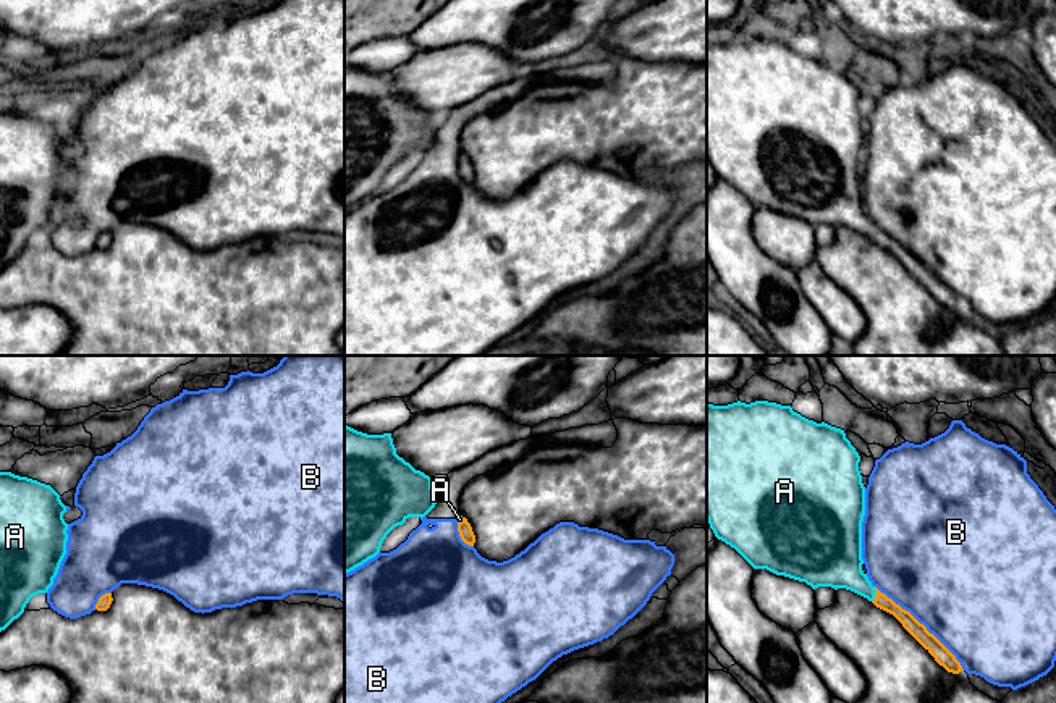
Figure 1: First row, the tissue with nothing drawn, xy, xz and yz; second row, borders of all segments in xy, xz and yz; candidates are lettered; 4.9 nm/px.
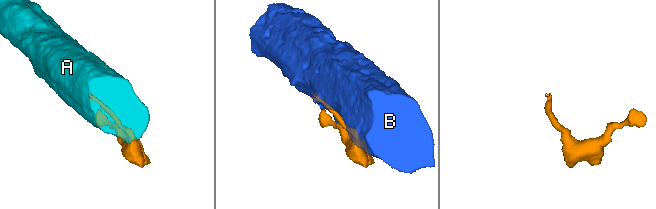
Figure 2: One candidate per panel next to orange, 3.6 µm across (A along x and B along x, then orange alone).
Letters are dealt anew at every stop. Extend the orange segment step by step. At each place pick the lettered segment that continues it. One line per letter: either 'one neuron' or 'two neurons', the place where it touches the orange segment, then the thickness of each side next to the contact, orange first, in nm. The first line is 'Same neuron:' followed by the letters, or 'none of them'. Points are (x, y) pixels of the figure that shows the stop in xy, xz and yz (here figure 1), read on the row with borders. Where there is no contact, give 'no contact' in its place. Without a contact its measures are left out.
Same neuron: A
A: one neuron | yz (875, 595) | 80/240 nm
B: two neurons | yz (922, 624) | 90/500 nm

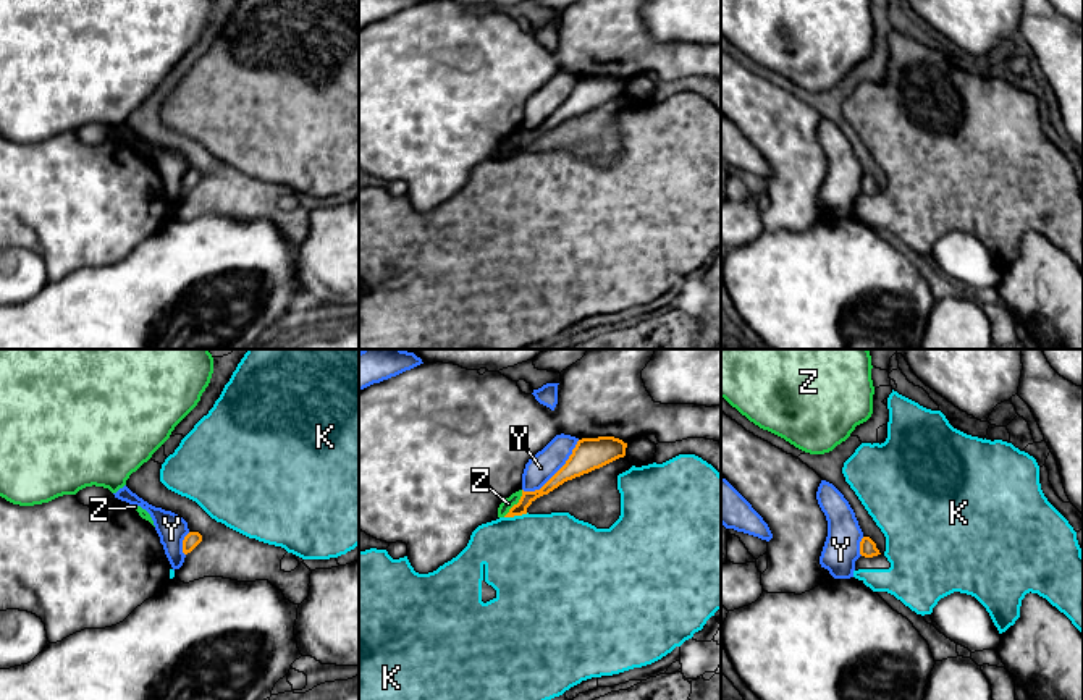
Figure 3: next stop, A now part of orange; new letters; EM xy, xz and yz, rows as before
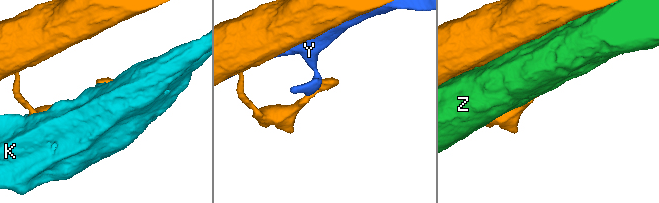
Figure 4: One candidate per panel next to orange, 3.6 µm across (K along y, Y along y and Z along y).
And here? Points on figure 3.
Same neuron: none of them
K: two neurons | xz (516, 514) | 70/480 nm
Y: two neurons | xz (556, 472) | 160/140 nm
Z: two neurons | xz (518, 503) | 70/60 nm

